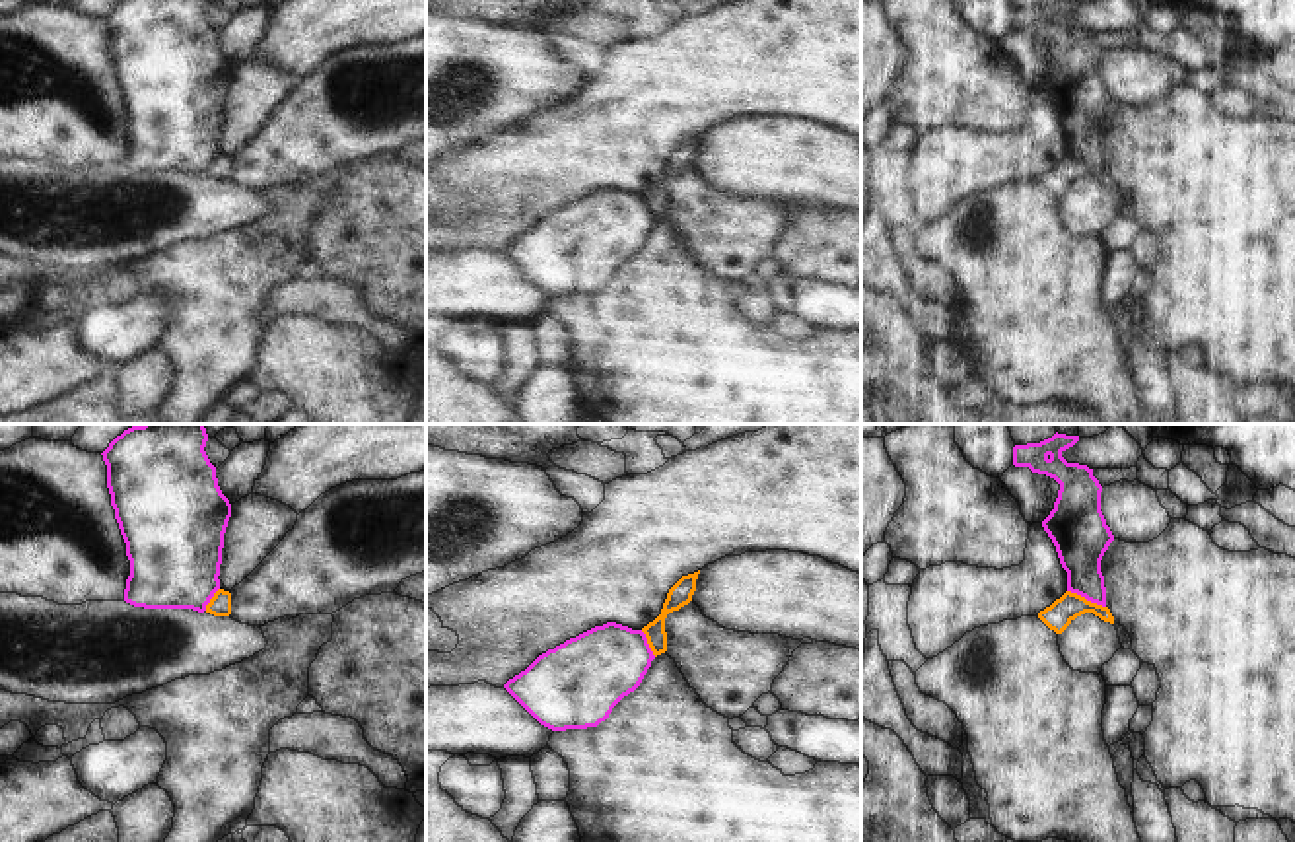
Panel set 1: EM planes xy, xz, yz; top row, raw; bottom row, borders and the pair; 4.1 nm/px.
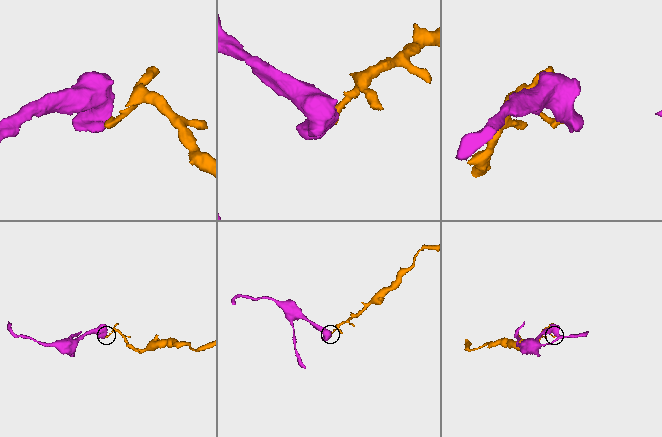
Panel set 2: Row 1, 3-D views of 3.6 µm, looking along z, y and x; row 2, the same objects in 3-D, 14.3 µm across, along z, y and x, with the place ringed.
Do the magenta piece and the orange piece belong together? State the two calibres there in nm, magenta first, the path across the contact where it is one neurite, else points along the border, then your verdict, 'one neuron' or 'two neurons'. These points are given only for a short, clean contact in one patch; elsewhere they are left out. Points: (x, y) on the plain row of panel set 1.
calibres 220 and 110 nm; border yz (1068, 154), (1105, 172); two neurons

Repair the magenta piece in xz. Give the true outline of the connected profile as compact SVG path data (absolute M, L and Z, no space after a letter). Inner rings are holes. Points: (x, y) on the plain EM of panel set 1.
M607 187L539 220L504 253L552 296L597 292L655 224L642 194Z

